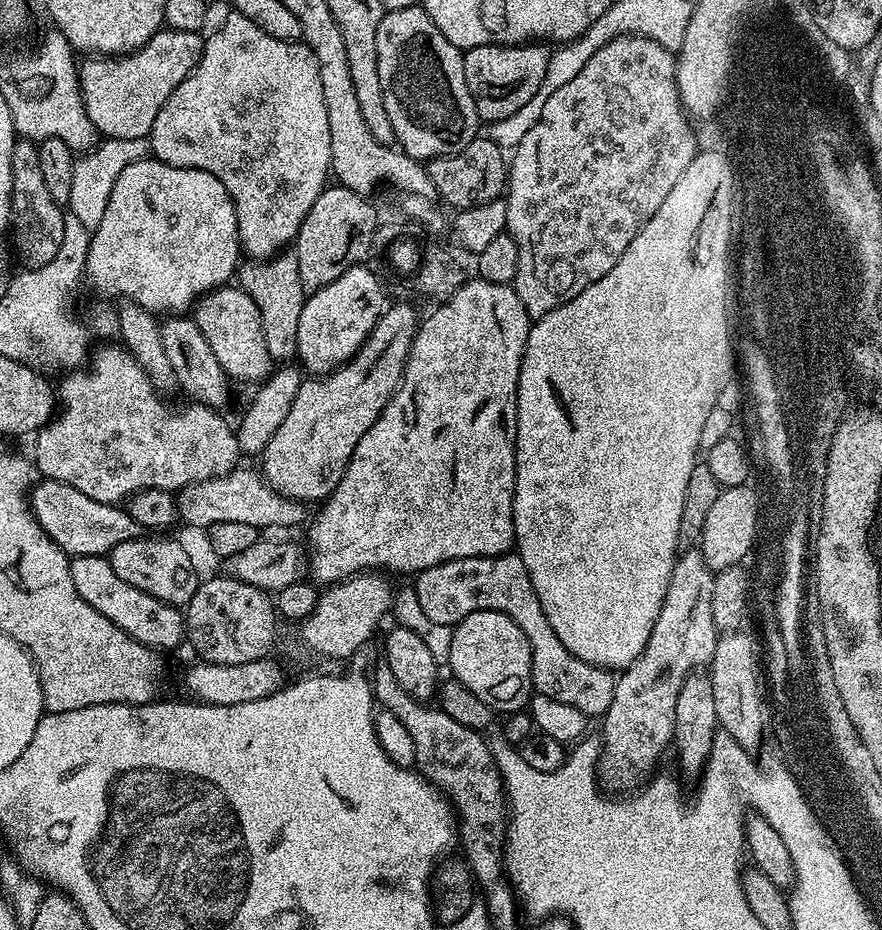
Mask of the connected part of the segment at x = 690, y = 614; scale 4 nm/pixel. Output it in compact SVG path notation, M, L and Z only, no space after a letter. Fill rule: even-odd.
M685 551L672 568L666 598L662 610L658 610L654 630L650 630L646 650L616 676L614 698L610 698L610 706L604 711L598 772L605 789L620 794L639 789L653 775L656 759L667 748L669 751L673 743L678 690L682 690L682 682L686 682L688 675L711 665L716 649L718 629L714 626L714 610L710 606L712 595L712 569L706 567L700 551Z

